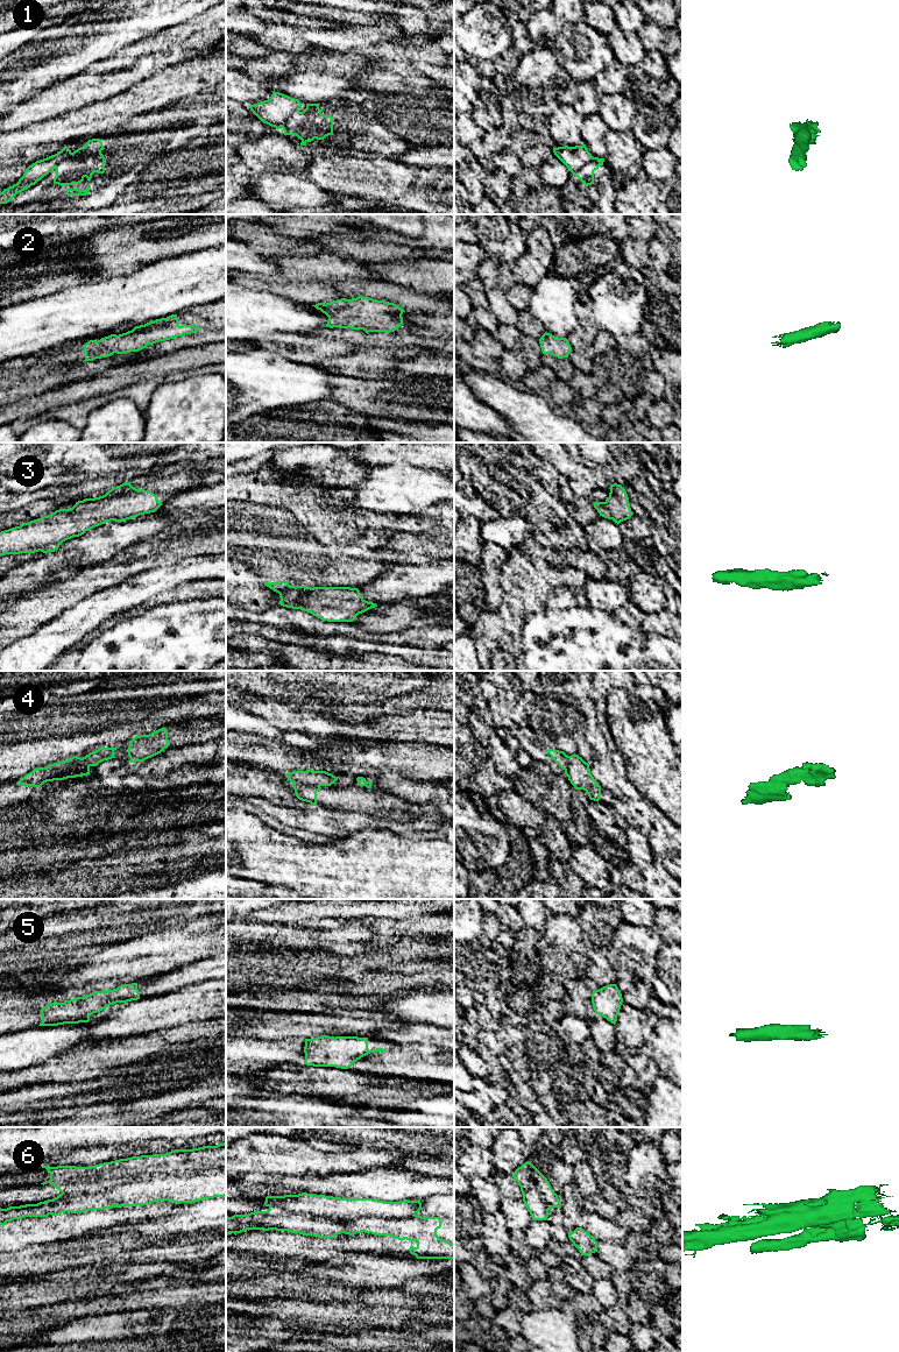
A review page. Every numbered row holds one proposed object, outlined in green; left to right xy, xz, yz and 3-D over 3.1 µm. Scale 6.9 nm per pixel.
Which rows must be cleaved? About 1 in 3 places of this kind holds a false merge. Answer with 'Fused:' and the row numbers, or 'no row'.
Fused: 1, 4

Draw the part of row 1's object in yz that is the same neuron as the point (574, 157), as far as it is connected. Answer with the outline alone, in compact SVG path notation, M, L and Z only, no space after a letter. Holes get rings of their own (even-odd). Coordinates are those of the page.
M586 144L575 147L553 148L554 155L569 169L571 172L579 171L593 160Z

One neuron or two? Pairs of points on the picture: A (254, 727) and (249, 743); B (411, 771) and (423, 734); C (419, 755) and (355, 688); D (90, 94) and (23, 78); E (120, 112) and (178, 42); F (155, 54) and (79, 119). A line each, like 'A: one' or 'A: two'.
A: two
B: two
C: two
D: two
E: two
F: two

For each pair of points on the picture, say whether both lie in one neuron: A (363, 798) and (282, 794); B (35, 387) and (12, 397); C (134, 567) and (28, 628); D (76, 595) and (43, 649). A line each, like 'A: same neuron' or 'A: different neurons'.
A: different neurons
B: same neuron
C: same neuron
D: different neurons

